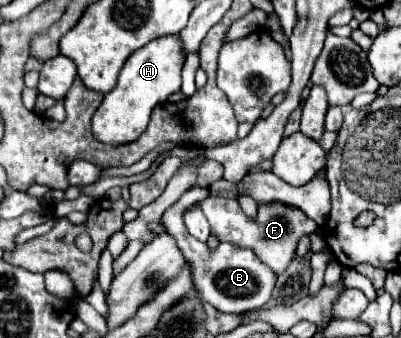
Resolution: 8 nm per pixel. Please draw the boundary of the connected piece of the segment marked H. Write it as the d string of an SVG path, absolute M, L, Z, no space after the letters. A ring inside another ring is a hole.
M180 35L170 37L158 37L144 45L142 49L134 51L128 61L122 67L122 73L118 77L118 85L104 95L102 105L96 109L92 119L92 131L94 137L110 143L130 143L140 137L140 133L148 127L150 113L158 103L164 103L168 95L176 93L180 89L180 73L184 65L184 45Z

